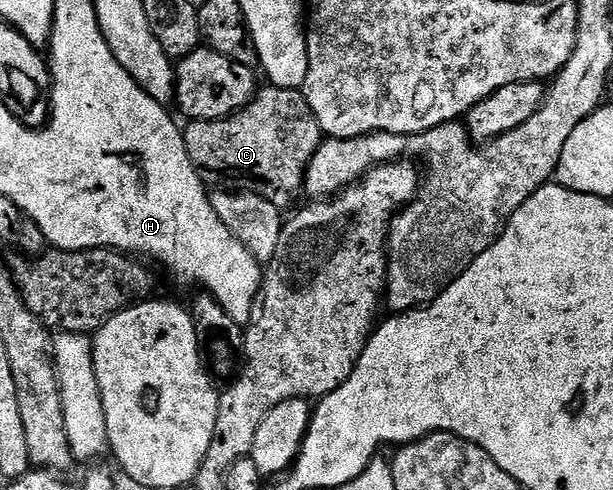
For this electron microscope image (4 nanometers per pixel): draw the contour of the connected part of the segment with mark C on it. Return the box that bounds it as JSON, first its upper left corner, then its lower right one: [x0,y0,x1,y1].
[182,84,325,208]

